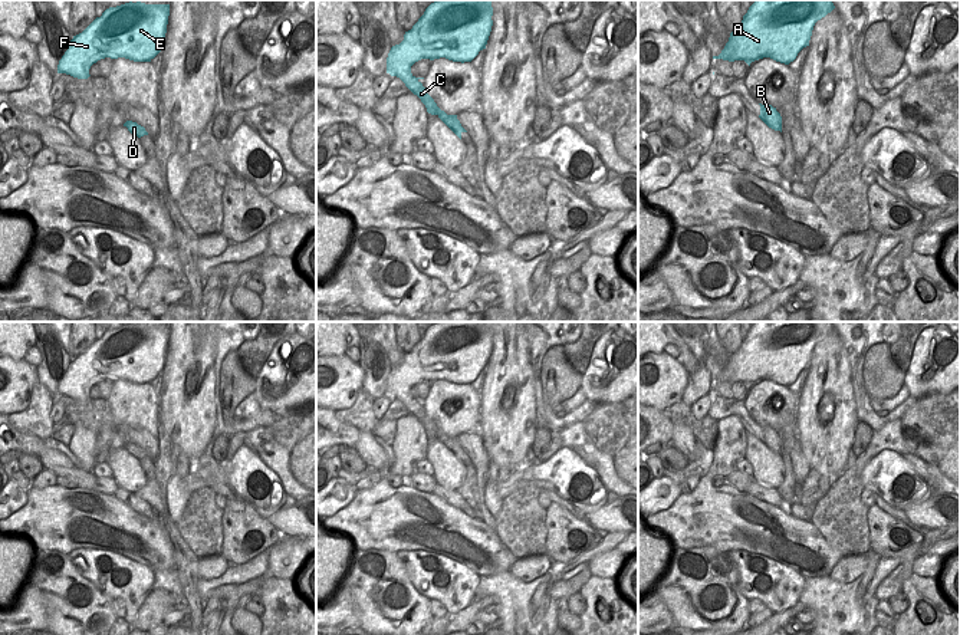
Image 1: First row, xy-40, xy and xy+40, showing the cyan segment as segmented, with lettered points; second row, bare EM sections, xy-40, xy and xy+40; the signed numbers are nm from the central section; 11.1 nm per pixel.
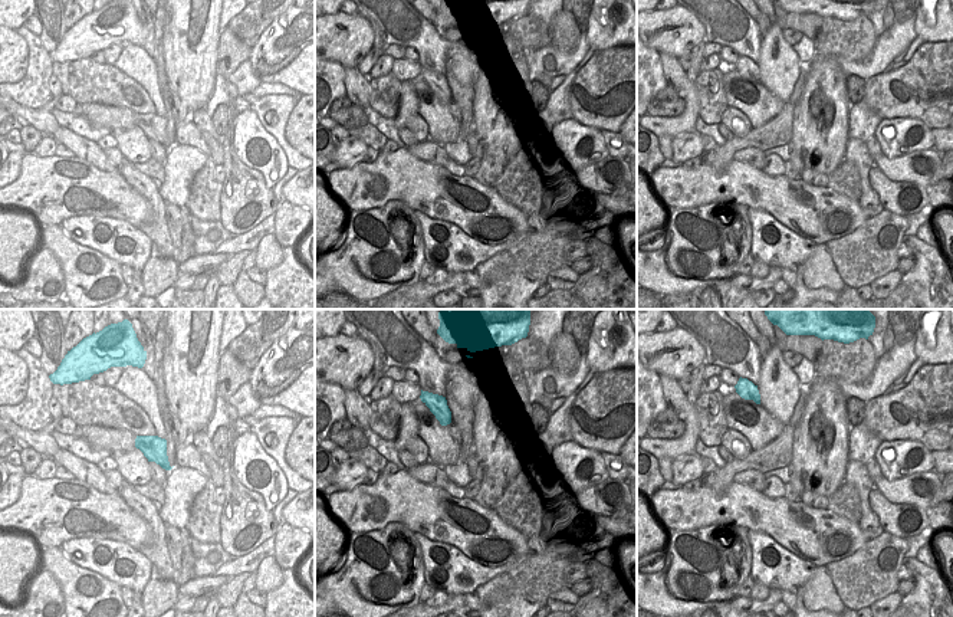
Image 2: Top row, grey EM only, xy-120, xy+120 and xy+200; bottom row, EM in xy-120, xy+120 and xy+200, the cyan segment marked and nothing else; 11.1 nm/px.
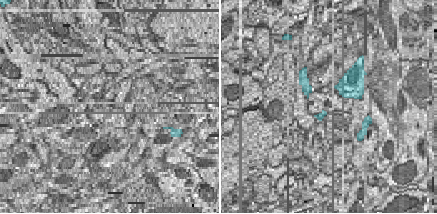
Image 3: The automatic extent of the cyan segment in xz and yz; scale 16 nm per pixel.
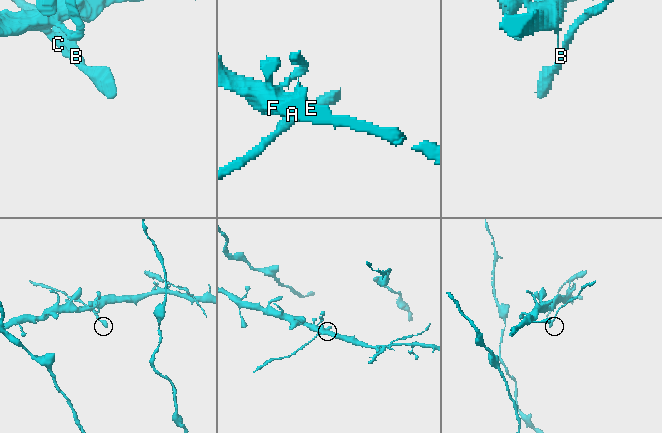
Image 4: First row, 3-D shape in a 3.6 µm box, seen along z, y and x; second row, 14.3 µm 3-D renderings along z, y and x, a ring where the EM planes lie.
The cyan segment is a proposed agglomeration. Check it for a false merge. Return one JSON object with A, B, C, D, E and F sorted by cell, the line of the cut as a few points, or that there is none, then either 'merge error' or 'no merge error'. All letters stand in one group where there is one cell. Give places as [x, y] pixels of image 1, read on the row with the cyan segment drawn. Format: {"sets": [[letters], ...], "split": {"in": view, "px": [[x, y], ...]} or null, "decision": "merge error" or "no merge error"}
{"sets": [["A", "C", "E", "F"], ["B", "D"]], "split": {"in": "xy", "px": [[439, 108], [436, 114]]}, "decision": "merge error"}

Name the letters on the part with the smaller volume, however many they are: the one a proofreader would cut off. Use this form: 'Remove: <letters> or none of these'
Remove: B, D

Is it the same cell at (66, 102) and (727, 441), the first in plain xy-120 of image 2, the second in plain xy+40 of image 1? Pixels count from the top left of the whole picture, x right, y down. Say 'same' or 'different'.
different

